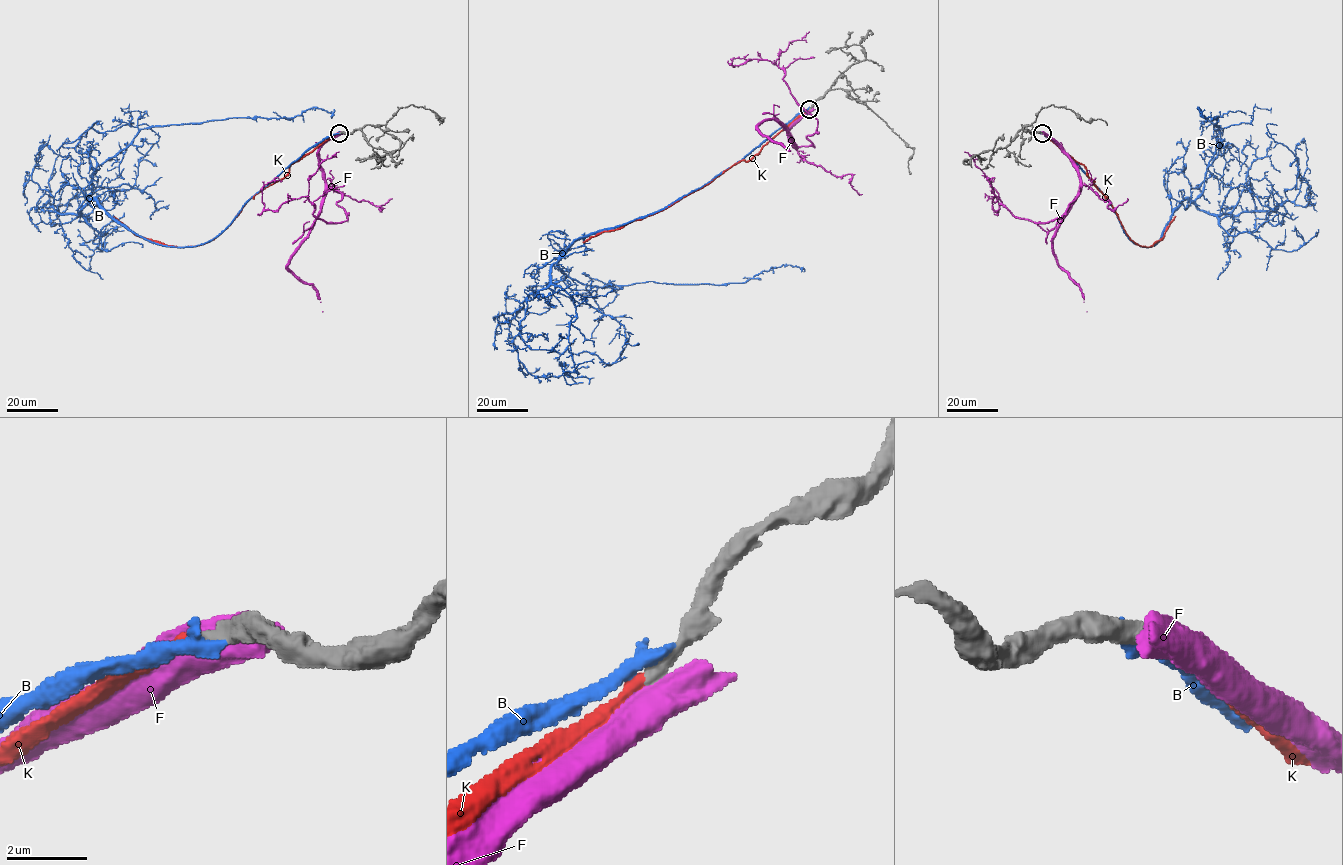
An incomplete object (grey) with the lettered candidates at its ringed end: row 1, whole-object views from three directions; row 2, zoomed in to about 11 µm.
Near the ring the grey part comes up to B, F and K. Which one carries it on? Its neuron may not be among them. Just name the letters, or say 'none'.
K

